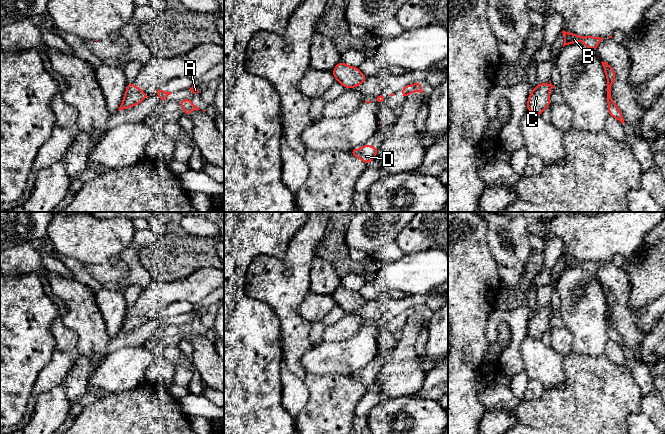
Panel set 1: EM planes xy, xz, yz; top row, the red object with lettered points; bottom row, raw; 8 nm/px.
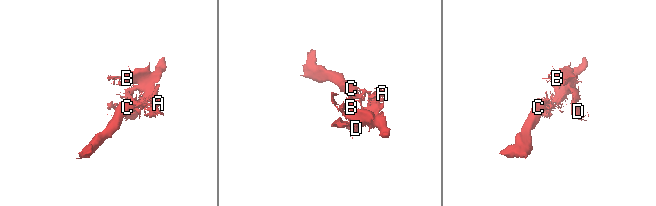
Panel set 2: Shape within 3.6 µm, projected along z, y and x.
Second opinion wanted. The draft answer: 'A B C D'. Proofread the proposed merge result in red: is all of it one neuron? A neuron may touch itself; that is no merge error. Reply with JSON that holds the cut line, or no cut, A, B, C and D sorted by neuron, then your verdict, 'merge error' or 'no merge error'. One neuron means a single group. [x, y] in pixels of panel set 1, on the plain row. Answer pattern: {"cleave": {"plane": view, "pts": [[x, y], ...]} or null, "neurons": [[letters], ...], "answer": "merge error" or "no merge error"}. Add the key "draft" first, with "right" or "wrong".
{"draft": "wrong", "cleave": {"plane": "xz", "pts": [[346, 311], [348, 312]]}, "neurons": [["A", "B", "D"], ["C"]], "answer": "merge error"}

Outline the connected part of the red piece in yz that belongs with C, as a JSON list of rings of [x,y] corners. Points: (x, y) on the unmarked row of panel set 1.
[[[541,307],[530,316],[527,334],[534,339],[540,340],[543,334],[550,328],[550,309]]]

